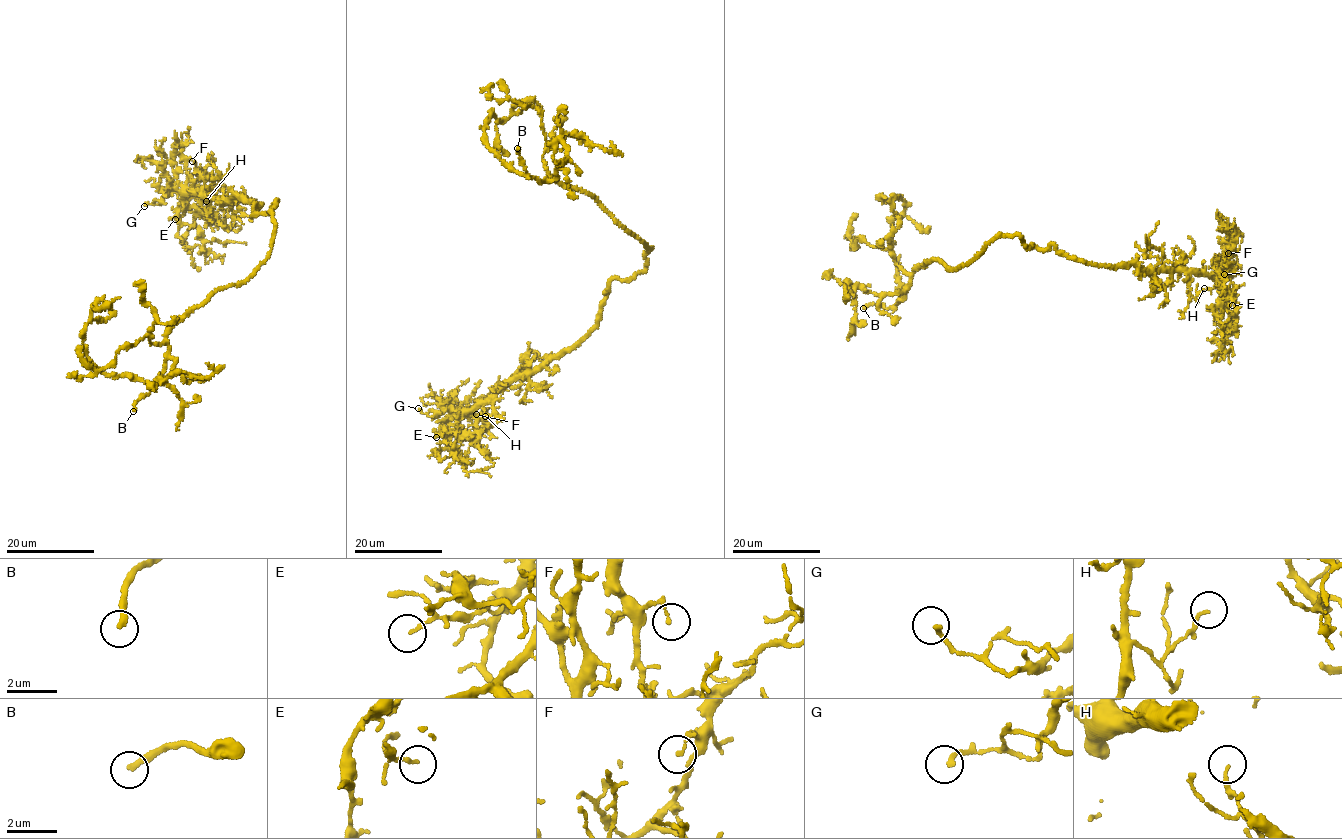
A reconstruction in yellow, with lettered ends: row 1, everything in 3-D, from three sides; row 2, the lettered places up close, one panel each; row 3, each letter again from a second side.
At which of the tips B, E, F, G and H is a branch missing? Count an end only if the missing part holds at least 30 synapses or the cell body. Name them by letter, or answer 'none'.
B

